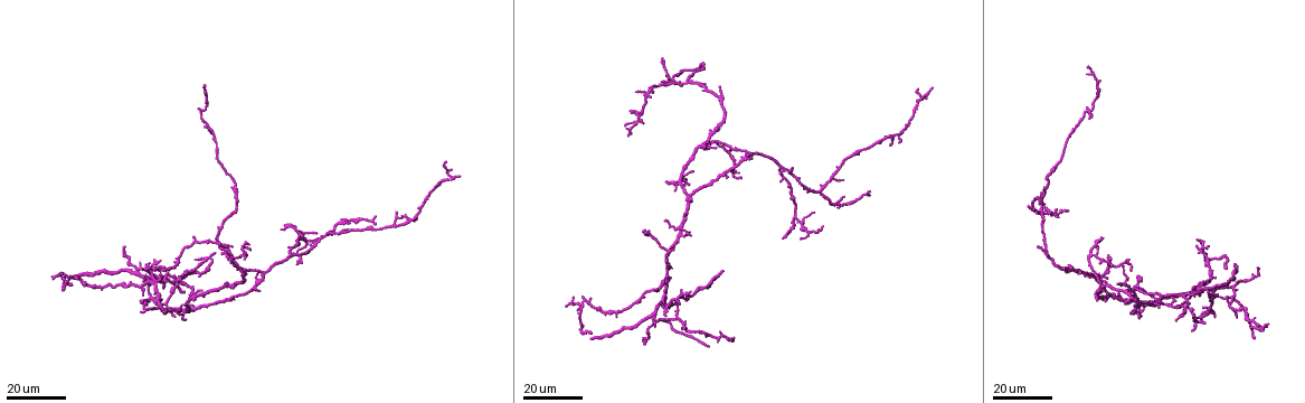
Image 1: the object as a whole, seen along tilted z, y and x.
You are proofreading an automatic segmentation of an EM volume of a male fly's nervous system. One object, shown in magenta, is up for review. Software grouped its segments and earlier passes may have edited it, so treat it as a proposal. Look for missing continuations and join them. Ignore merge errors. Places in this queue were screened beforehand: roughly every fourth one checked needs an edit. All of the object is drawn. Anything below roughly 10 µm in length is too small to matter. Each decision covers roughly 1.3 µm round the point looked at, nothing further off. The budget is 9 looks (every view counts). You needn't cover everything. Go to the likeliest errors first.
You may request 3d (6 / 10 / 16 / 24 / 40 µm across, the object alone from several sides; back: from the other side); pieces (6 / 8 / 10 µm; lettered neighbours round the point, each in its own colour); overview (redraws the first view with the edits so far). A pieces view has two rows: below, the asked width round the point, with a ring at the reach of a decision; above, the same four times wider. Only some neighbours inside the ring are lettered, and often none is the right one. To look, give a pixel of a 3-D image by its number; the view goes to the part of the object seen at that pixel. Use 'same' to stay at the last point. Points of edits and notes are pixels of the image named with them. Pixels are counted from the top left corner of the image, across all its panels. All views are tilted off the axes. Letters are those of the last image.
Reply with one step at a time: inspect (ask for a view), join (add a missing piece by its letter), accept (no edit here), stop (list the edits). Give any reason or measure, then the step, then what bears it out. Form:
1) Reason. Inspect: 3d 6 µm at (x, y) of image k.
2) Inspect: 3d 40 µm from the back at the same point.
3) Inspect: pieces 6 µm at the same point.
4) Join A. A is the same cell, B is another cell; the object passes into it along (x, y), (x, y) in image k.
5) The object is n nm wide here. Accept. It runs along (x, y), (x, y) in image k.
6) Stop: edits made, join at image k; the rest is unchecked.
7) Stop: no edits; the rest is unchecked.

An open end. Inspect: 3d 24 µm at (591, 337) of image 1.

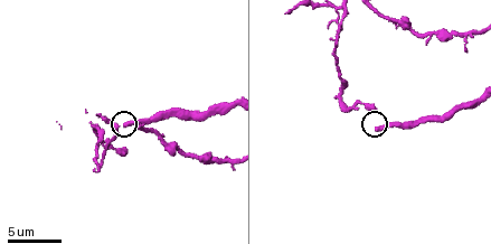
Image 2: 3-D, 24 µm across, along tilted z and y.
What lies round it. Inspect: pieces 8 µm at (126, 126) of image 2.

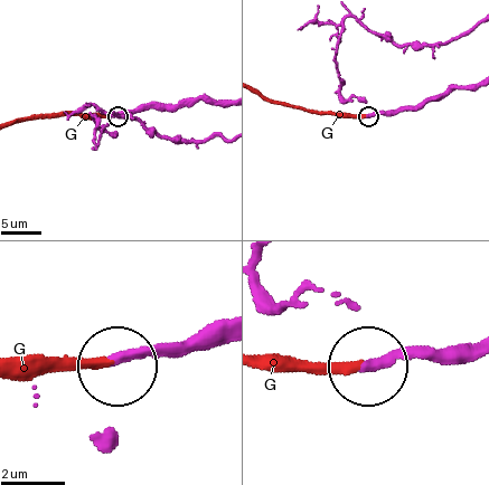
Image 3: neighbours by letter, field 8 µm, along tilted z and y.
The object is 310 nm wide here. Join G. G is the same cell; the object passes into it along (386, 112), (344, 117), (261, 97) in image 3; it goes on there.

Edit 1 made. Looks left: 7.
Inspect: overview.

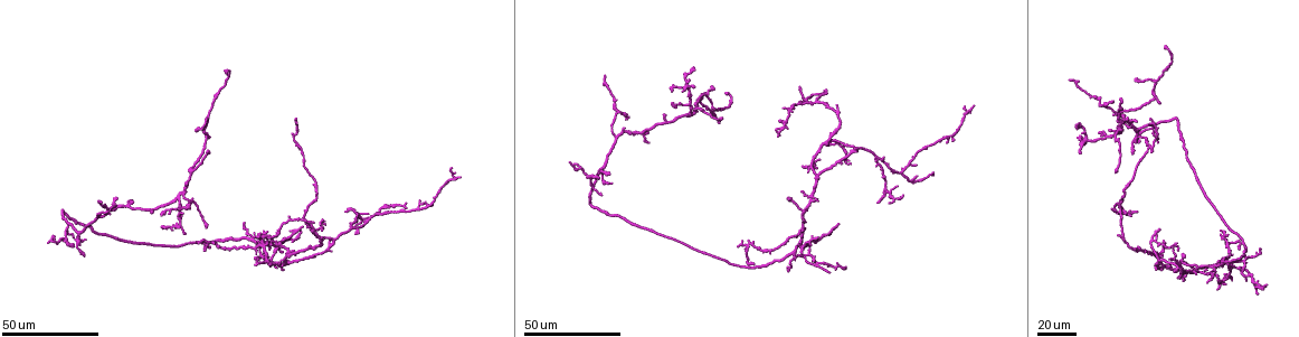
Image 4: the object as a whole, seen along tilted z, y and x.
An open end. Inspect: 3d 24 µm at (836, 103) of image 4.

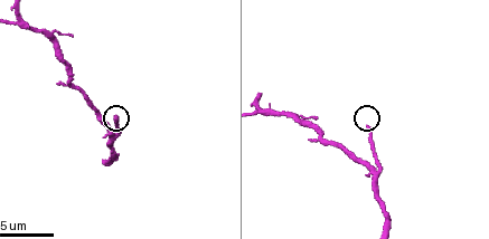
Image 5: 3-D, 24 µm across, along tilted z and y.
Inspect: pieces 8 µm at (367, 127) of image 5.

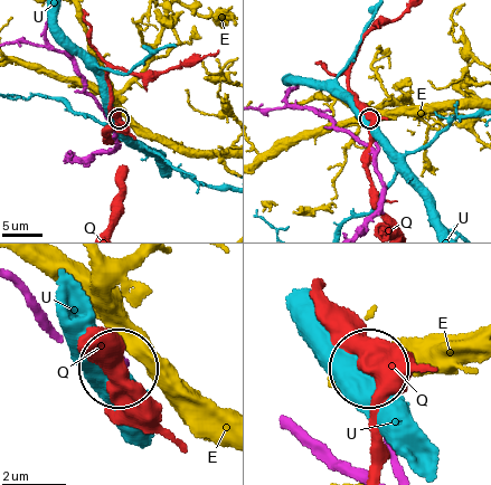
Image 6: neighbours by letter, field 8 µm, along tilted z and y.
Accept. E, Q and U are other cells; no lettered piece goes on from it.

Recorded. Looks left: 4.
Free end. Inspect: 3d 16 µm at (1253, 338) of image 1.

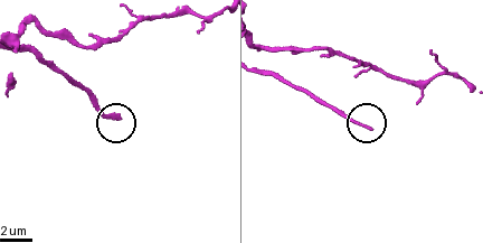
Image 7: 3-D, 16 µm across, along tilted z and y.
Inspect: pieces 6 µm at (371, 127) of image 7.

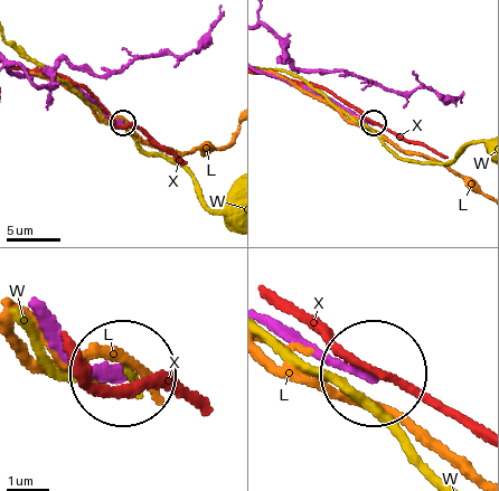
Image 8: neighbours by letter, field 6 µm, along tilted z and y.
The object is 220 nm wide here. Accept. L, W and X are other cells; it runs along (272, 326), (370, 373) in image 8; no lettered piece goes on from it.

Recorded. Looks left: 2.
An open end. Inspect: 3d 24 µm at (1176, 307) of image 1.

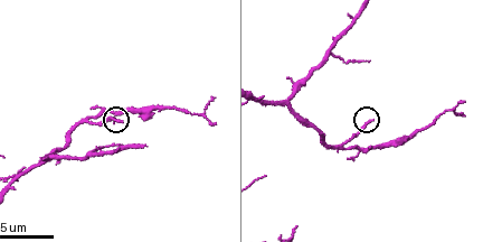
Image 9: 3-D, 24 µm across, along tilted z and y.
Inspect: pieces 8 µm at (373, 119) of image 9.

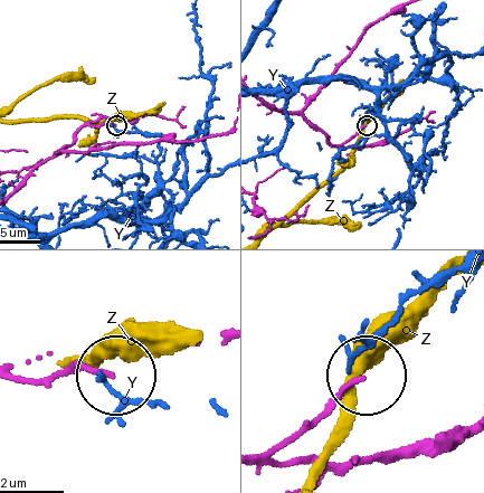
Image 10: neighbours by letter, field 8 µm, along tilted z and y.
Accept. Y and Z are other cells; it runs along (13, 195), (37, 167), (70, 144), (81, 129), (115, 124) in image 10; none of them fits.

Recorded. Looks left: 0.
Stop: edits made, join at image 3; the rest is unchecked.

